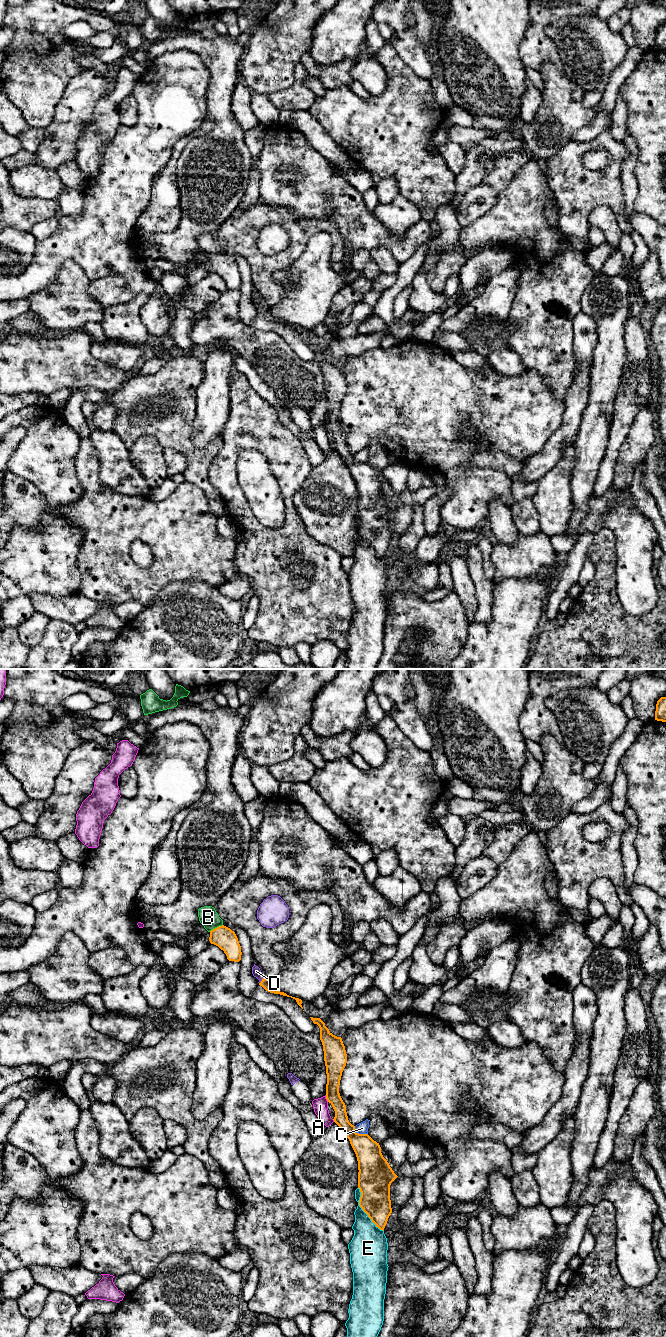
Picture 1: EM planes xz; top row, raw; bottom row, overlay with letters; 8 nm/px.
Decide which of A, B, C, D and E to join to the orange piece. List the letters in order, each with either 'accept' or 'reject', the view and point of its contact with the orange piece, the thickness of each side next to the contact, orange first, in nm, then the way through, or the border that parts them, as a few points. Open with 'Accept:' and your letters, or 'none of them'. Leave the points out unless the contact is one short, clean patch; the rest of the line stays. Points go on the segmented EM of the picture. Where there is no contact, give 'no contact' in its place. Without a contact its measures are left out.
Accept: B
A: reject; meets orange in xz at (326, 1098); 140 nm thick on the orange side, 120 nm on the other; border along xz (325, 1095), (328, 1101)
B: accept; meets orange in xz at (215, 928); 170 nm thick on the orange side, 160 nm on the other; runs through xz (223, 937), (215, 928), (208, 917)
C: reject; meets orange in xz at (358, 1133); 200 nm thick on the orange side, 100 nm on the other; border along xz (354, 1126), (356, 1132), (367, 1134)
D: reject; meets orange in xz at (262, 980); 80 nm thick on the orange side, 70 nm on the other; border along xz (263, 978), (260, 982)
E: reject; meets orange in xz at (362, 1209); 260 nm thick on the orange side, 240 nm on the other

